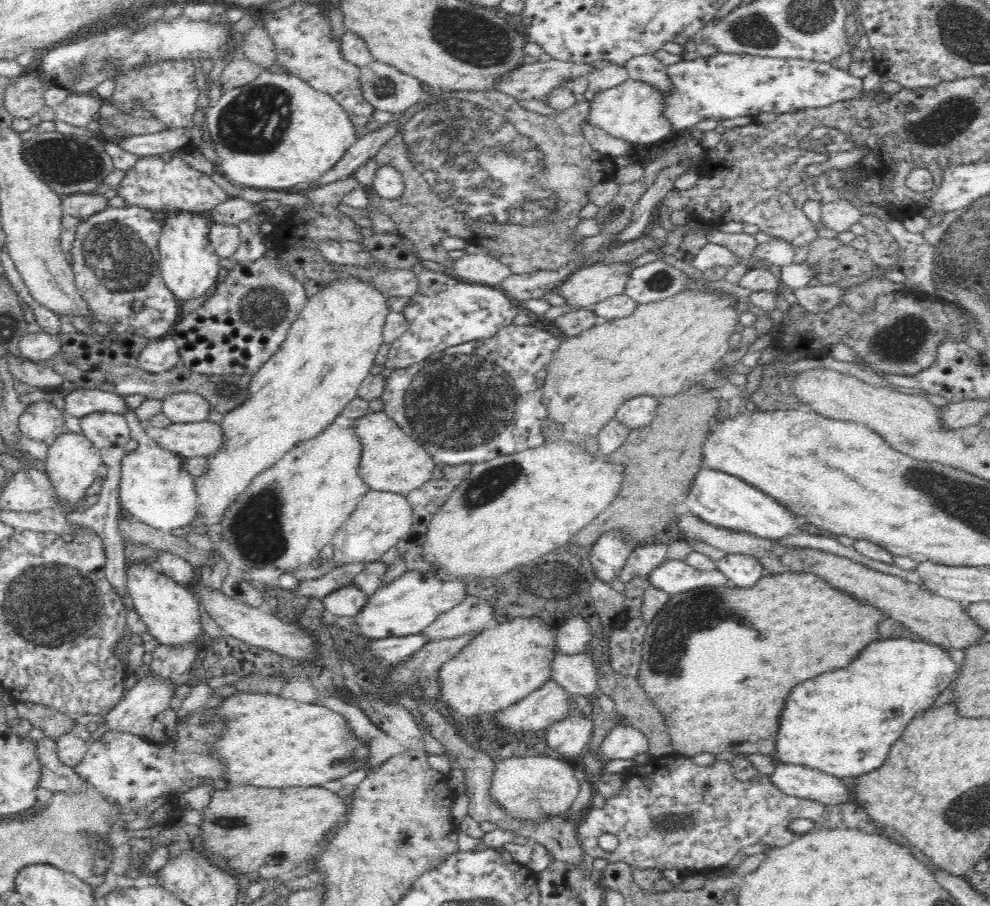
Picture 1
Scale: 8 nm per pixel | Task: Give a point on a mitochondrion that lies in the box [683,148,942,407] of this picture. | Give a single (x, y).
(903, 340)

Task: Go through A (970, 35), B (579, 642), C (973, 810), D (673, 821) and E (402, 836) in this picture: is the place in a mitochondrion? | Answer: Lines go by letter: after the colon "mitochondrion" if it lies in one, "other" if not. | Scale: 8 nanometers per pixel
A: mitochondrion
B: other
C: mitochondrion
D: mitochondrion
E: mitochondrion

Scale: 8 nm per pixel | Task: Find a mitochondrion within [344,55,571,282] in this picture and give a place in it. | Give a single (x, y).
(383, 84)

